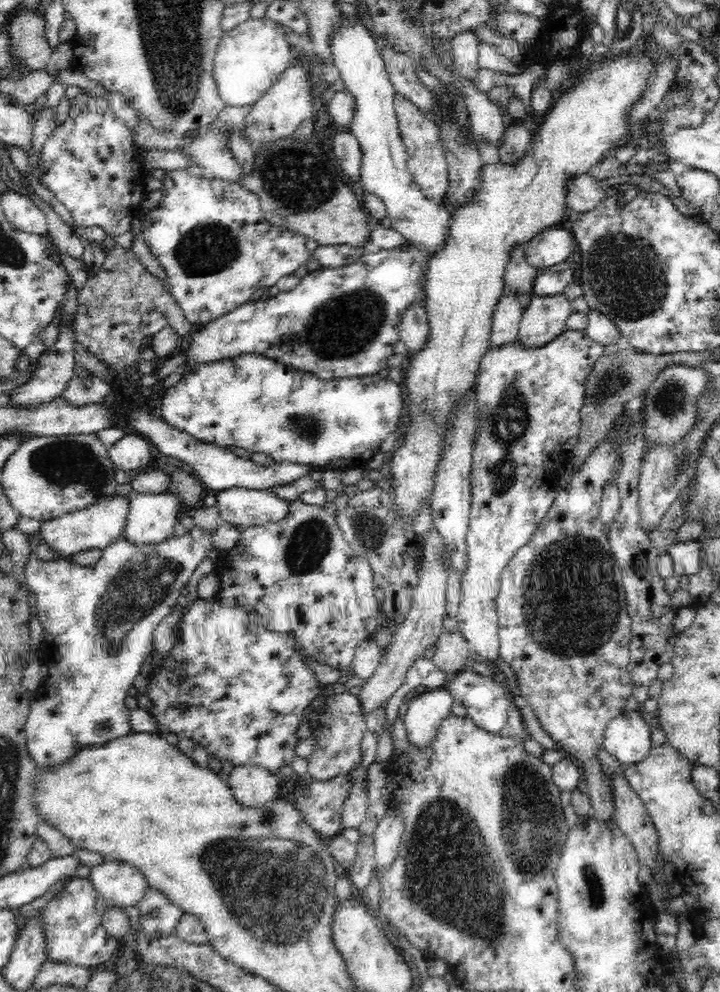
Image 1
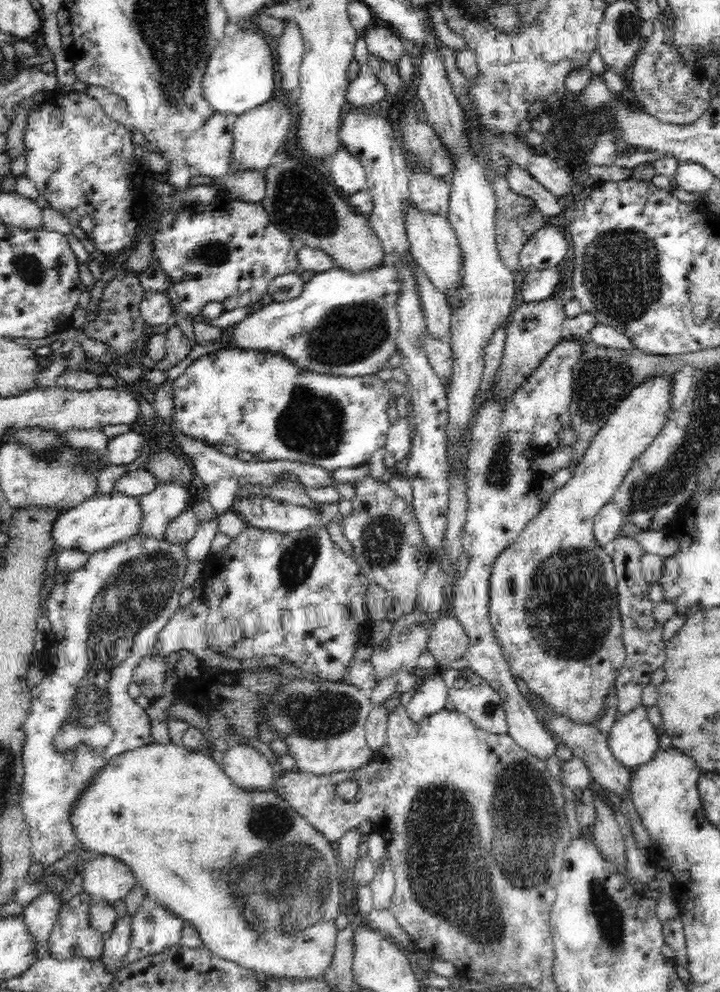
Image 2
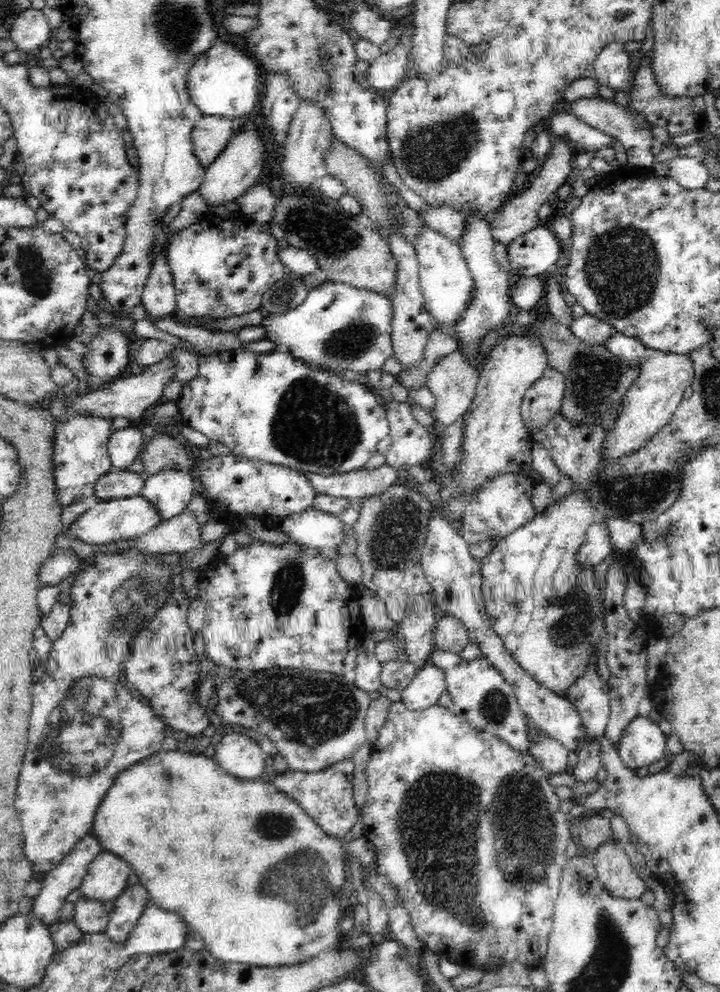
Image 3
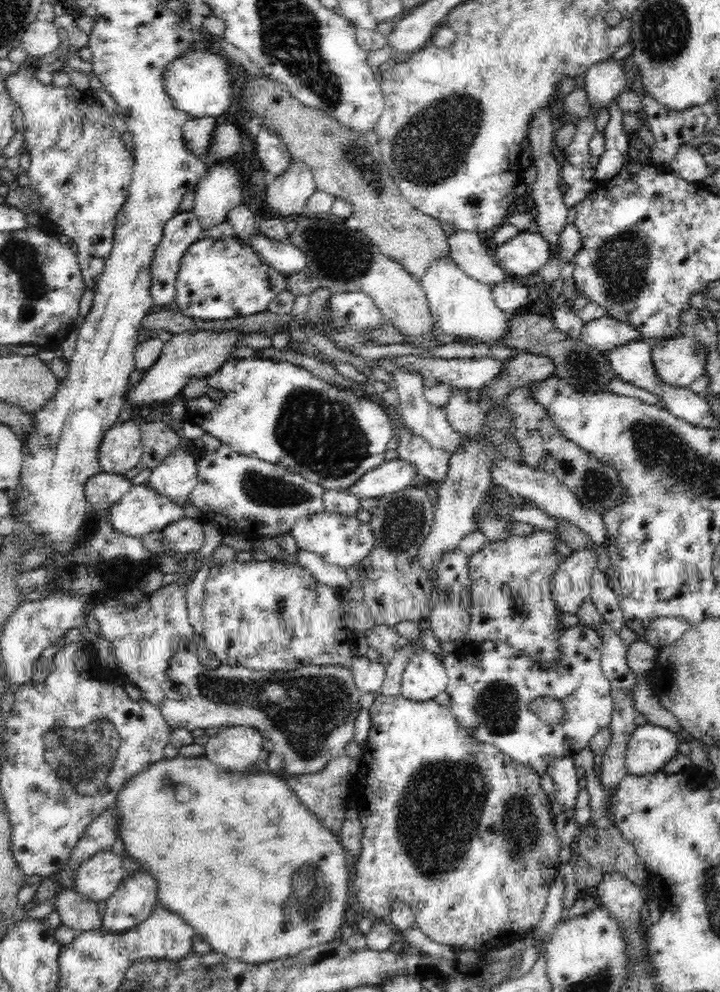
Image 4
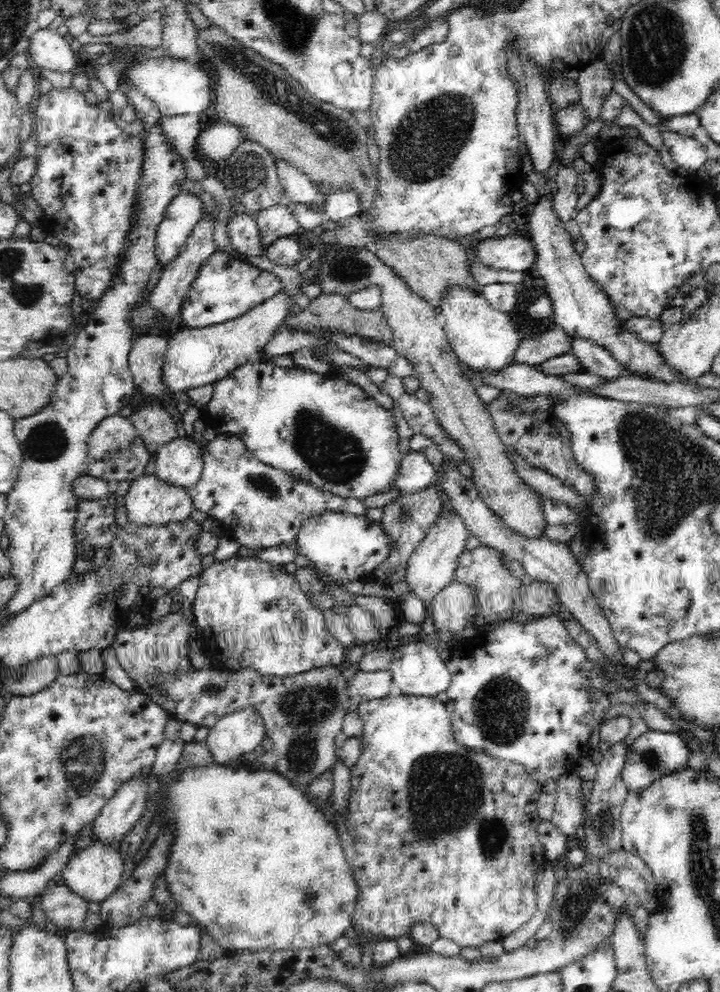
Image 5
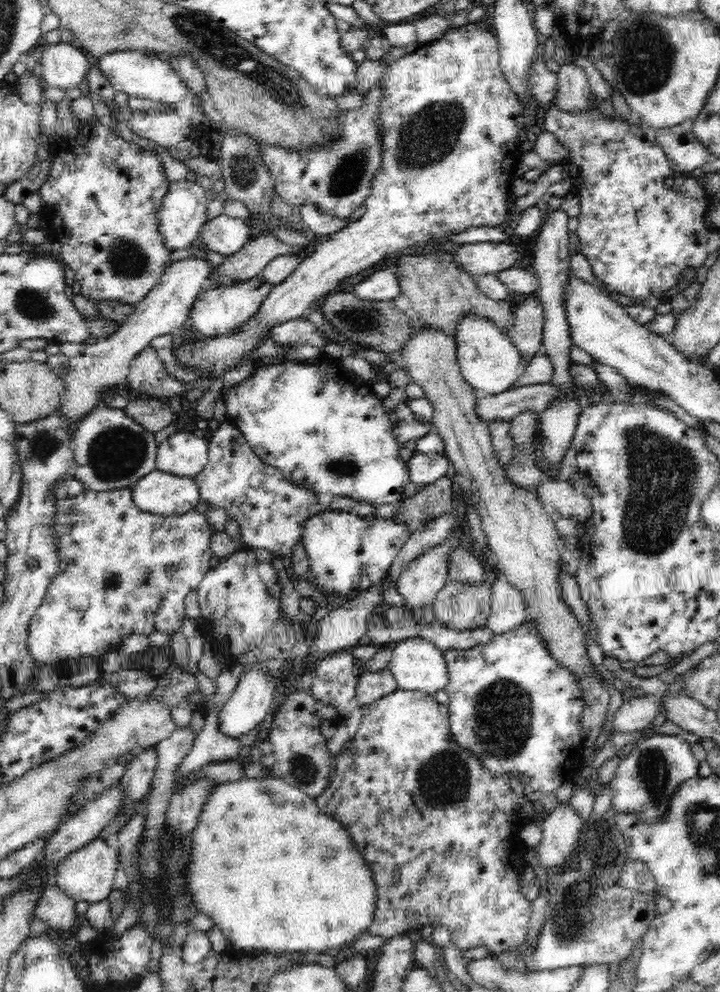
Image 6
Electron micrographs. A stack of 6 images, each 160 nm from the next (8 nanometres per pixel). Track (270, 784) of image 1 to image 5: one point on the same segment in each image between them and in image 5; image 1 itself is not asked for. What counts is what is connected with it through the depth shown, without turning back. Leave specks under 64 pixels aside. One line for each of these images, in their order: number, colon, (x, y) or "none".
2: (246, 767)
3: (237, 754)
4: (234, 748)
5: (233, 735)

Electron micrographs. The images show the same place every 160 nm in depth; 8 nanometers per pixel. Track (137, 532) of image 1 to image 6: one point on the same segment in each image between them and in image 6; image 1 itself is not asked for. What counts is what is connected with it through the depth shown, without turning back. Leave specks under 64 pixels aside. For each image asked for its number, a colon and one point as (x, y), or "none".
2: (160, 506)
3: (170, 491)
4: (176, 476)
5: (180, 462)
6: (184, 454)

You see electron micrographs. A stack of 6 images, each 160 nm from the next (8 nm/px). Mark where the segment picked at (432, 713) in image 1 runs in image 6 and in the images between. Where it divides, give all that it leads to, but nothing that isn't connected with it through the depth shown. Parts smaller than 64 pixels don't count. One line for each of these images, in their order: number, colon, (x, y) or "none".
2: (430, 694)
3: (426, 686)
4: (424, 677)
5: (417, 669)
6: (417, 665)

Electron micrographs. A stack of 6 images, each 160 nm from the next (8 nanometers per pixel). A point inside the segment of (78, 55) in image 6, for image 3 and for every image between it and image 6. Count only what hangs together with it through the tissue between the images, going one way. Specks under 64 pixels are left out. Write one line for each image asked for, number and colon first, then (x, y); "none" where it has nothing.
3: (31, 30)
4: (41, 38)
5: (49, 50)

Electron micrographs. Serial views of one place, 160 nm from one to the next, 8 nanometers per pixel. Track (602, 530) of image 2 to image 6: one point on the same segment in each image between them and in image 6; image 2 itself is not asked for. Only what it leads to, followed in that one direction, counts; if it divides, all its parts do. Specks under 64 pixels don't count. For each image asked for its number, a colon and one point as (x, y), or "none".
3: (597, 546)
4: (571, 583)
5: (538, 598)
6: (507, 611)

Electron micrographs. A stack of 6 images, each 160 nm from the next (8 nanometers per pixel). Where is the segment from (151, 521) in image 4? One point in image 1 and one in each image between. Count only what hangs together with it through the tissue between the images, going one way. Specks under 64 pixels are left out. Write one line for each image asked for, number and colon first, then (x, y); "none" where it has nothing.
1: (96, 527)
2: (102, 521)
3: (130, 518)

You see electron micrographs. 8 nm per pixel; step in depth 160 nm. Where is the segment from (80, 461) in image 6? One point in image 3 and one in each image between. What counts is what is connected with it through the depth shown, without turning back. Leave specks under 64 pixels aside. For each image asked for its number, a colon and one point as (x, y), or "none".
3: (124, 445)
4: (120, 450)
5: (116, 452)

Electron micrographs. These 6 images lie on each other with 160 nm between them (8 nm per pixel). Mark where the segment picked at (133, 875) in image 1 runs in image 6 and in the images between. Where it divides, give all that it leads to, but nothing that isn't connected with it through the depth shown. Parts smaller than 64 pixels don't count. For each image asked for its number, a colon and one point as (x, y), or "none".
2: (107, 879)
3: (107, 875)
4: (97, 878)
5: (94, 873)
6: (87, 873)

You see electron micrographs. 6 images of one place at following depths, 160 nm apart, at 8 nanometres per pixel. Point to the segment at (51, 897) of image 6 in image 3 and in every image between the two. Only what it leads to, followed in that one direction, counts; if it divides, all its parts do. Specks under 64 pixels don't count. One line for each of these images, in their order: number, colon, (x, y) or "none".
3: (90, 915)
4: (77, 912)
5: (67, 910)

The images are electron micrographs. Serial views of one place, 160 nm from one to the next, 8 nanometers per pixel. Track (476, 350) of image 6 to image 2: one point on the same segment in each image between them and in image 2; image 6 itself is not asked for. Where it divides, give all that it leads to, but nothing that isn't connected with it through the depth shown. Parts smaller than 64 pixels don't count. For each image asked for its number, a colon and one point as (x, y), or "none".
2: (433, 242)
3: (445, 280)
4: (464, 308)
5: (485, 340)

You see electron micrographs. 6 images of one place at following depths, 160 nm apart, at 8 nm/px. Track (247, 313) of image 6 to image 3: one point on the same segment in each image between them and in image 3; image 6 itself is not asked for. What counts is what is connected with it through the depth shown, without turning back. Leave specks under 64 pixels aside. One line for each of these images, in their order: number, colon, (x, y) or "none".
3: (221, 268)
4: (218, 279)
5: (226, 288)

